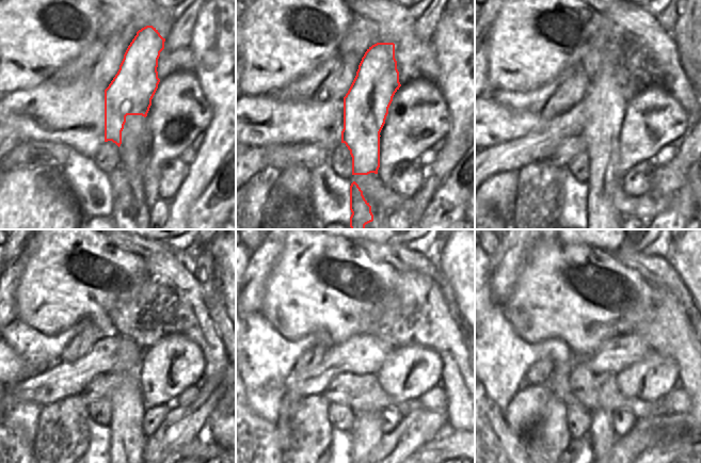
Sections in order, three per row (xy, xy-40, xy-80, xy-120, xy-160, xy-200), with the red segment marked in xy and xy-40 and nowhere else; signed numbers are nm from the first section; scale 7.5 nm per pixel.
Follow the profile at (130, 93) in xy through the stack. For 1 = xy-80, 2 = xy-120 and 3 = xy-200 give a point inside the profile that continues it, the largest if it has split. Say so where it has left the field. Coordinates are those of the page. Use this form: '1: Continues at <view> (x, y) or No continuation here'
1: Continues at xy-80 (605, 105)
2: Continues at xy-120 (127, 437)
3: Continues at xy-200 (602, 436).

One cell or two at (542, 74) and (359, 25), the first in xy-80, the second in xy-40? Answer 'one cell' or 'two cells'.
two cells

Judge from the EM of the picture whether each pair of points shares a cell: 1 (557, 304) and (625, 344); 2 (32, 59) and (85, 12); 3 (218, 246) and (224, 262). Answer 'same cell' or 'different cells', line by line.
1: different cells
2: same cell
3: same cell

